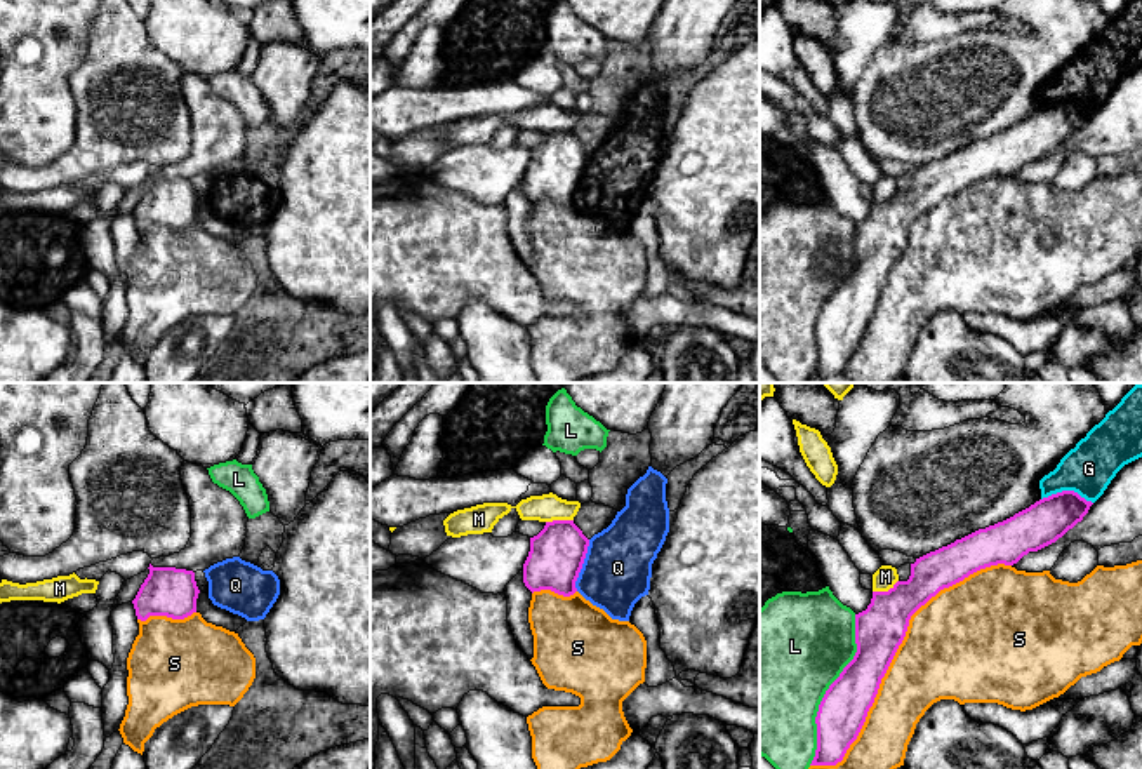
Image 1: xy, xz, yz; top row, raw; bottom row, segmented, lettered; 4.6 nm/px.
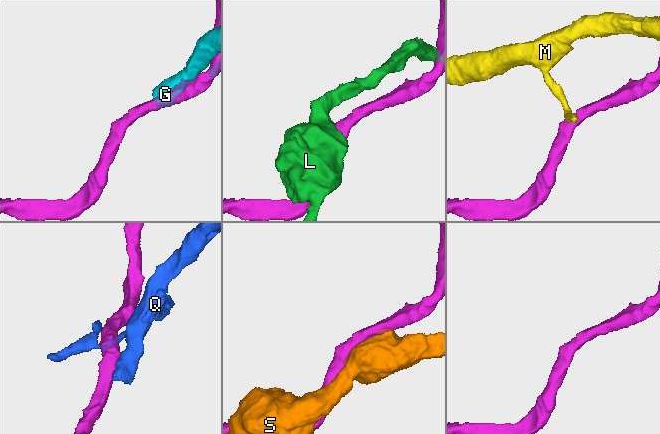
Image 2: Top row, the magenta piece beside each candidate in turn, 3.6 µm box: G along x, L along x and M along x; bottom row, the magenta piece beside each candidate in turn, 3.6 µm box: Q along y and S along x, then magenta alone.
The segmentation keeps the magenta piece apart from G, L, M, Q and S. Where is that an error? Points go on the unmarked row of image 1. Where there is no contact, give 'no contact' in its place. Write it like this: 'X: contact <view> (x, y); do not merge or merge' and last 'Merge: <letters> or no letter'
G: contact yz (1068, 101); do not merge
L: contact yz (828, 300); do not merge
M: contact xz (558, 131); do not merge
Q: contact xz (581, 176); do not merge
S: contact yz (894, 265); do not merge
Merge: no letter

